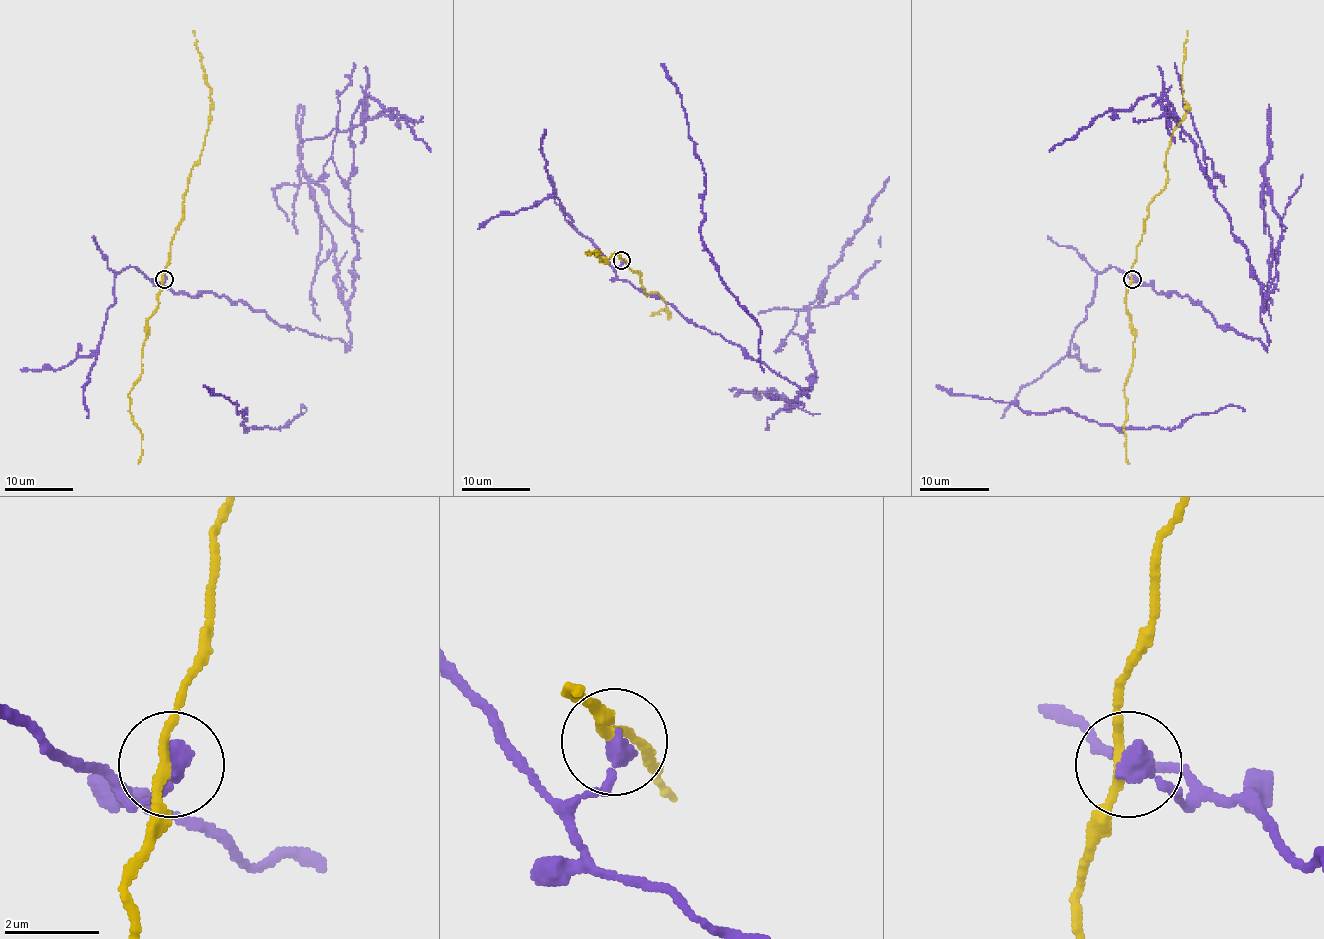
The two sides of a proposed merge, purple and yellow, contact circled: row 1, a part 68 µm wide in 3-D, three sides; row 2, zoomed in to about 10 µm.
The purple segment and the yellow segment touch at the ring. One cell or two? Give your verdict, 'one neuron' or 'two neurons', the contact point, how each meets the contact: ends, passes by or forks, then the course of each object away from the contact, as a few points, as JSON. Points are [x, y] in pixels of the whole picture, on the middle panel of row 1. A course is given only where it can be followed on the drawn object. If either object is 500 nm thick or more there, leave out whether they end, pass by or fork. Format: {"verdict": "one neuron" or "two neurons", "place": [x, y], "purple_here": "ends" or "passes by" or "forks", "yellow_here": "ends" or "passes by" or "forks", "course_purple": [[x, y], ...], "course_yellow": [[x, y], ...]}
{"verdict": "two neurons", "place": [621, 260], "purple_here": "ends", "yellow_here": "passes by", "course_purple": [[621, 260], [619, 279], [657, 295], [807, 396], [814, 374], [807, 312], [889, 177]], "course_yellow": [[621, 259], [641, 276], [645, 293], [657, 293], [664, 300], [667, 316], [666, 309], [650, 316]]}

